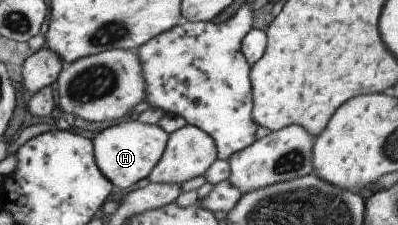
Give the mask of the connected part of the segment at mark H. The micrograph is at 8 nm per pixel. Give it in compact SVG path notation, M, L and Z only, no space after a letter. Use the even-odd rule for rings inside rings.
M123 119L100 131L92 139L93 157L99 171L109 183L119 189L133 187L139 179L149 175L165 149L168 134L157 124L144 124Z

